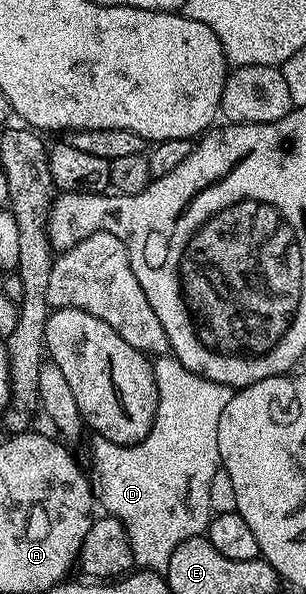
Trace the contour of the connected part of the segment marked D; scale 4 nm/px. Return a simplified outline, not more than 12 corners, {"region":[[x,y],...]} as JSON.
{"region":[[152,365],[140,444],[94,439],[100,507],[164,574],[209,531],[234,389]]}

